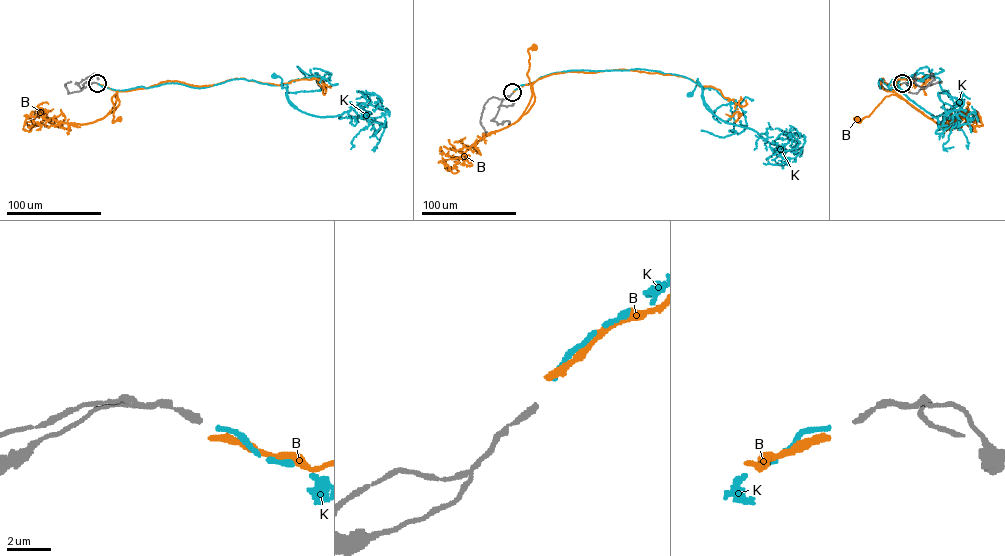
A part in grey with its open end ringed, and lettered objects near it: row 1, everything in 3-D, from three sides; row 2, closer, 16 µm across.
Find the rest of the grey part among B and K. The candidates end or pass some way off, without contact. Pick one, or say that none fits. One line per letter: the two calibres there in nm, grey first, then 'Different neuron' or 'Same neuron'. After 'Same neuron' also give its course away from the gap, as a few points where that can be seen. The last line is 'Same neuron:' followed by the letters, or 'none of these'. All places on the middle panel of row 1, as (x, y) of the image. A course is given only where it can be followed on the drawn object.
B: Thickness 300 nm (grey) against 320 nm. Different neuron
K: Thickness 300 nm (grey) against 240 nm. Same neuron. Its course: (513, 92), (564, 71), (642, 69), (681, 75), (702, 86), (703, 104), (711, 112), (697, 78), (690, 94)
Same neuron: K

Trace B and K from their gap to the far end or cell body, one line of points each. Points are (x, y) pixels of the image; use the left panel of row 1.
B: (98, 84), (116, 91), (119, 104), (108, 114), (116, 100), (114, 94), (111, 98), (112, 122), (119, 119)
K: (98, 83), (119, 90), (173, 83), (204, 88), (236, 79), (287, 83), (286, 96), (296, 107), (274, 76)

